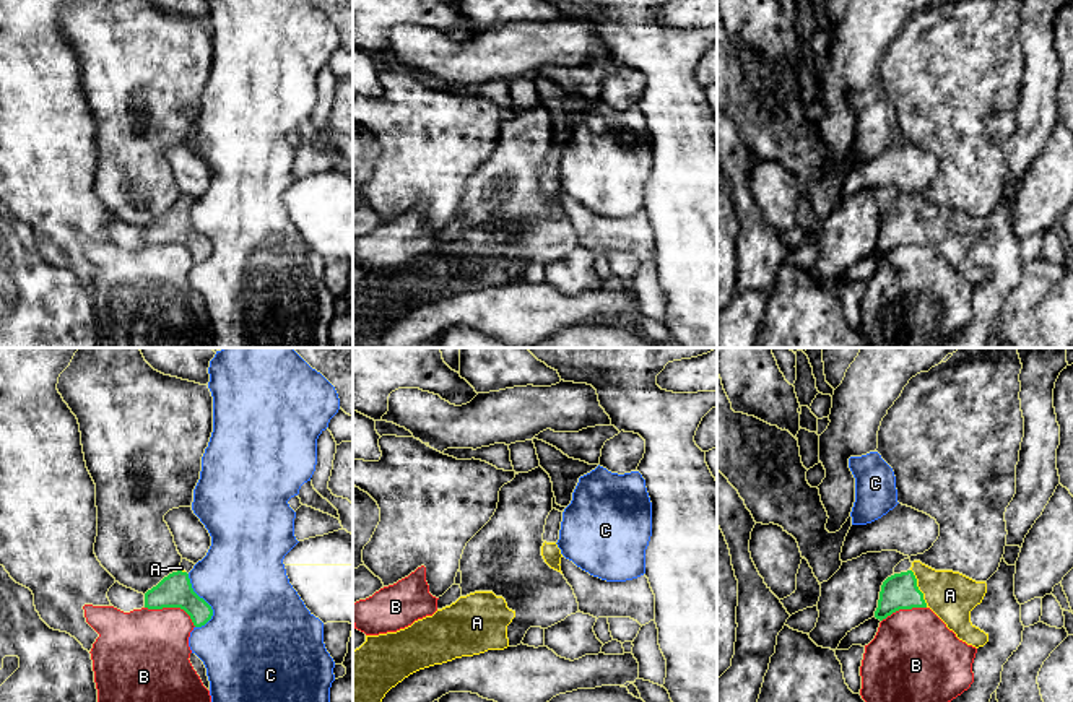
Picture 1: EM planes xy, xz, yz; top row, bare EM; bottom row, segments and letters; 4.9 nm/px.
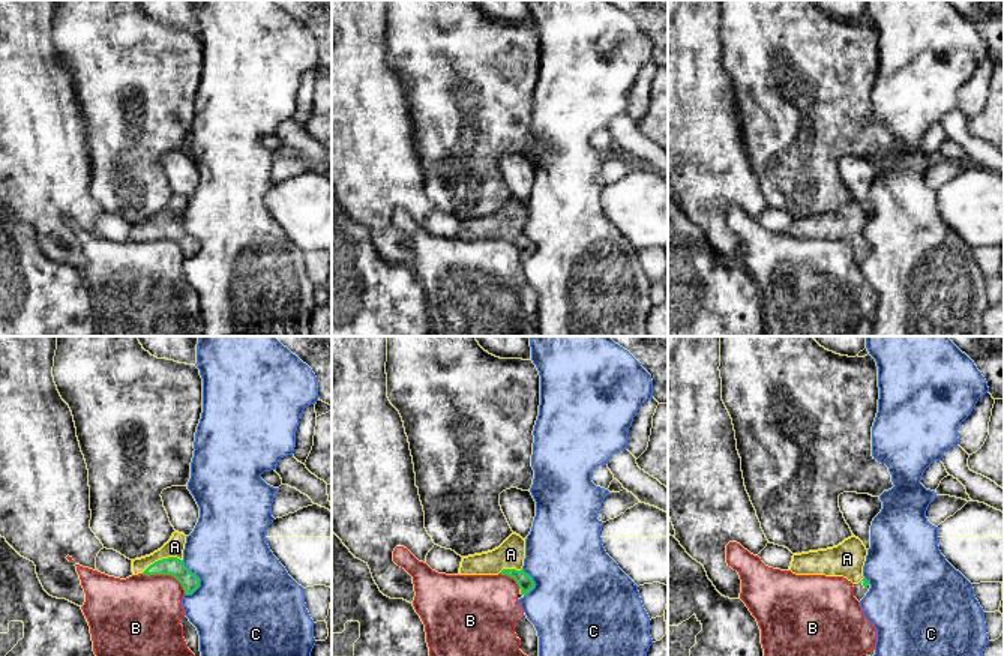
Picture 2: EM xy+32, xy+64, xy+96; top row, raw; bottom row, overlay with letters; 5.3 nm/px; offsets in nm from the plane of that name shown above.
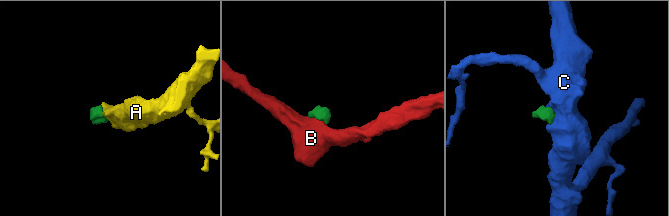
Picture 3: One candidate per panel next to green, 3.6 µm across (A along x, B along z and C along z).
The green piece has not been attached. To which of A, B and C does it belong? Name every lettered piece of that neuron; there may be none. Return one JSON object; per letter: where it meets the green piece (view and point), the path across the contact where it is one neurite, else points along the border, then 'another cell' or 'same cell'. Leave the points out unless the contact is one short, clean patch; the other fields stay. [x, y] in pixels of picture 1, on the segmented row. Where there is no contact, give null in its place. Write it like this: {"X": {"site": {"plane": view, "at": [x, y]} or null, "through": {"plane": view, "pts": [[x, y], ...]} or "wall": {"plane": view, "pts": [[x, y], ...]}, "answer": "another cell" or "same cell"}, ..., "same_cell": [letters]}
{"A": {"site": {"plane": "yz", "at": [917, 589]}, "through": {"plane": "yz", "pts": [[898, 592], [917, 589], [937, 589], [950, 595]]}, "answer": "same cell"}, "B": {"site": {"plane": "xy", "at": [173, 606]}, "wall": {"plane": "xy", "pts": [[145, 606], [181, 608], [195, 626]]}, "answer": "another cell"}, "C": {"site": {"plane": "xy", "at": [205, 602]}, "wall": {"plane": "xy", "pts": [[187, 574], [192, 589], [212, 610], [212, 616], [200, 628]]}, "answer": "another cell"}, "same_cell": ["A"]}

